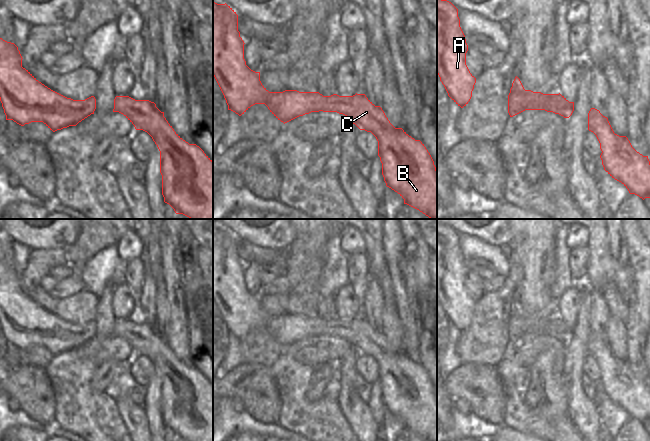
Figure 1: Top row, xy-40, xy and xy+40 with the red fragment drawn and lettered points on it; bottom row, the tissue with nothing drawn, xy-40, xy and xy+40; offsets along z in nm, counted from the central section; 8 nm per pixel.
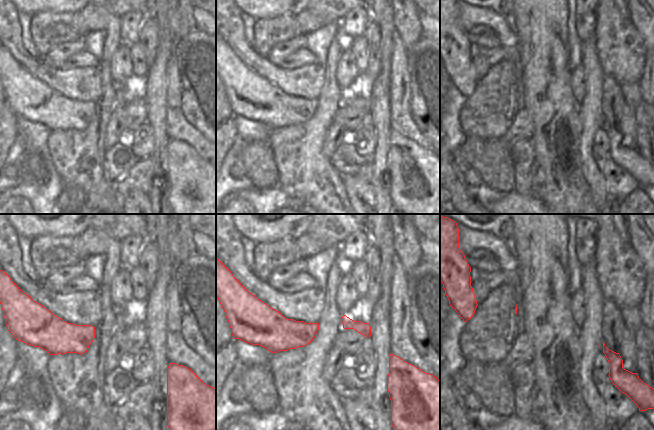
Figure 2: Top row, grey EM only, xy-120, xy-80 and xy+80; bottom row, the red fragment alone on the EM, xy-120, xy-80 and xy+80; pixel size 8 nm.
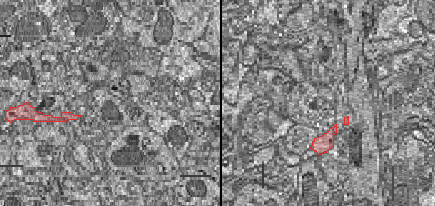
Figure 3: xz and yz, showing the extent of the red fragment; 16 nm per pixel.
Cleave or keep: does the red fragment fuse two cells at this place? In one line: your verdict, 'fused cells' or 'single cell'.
single cell

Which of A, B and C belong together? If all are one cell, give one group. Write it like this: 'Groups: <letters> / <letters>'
Groups: A B C

